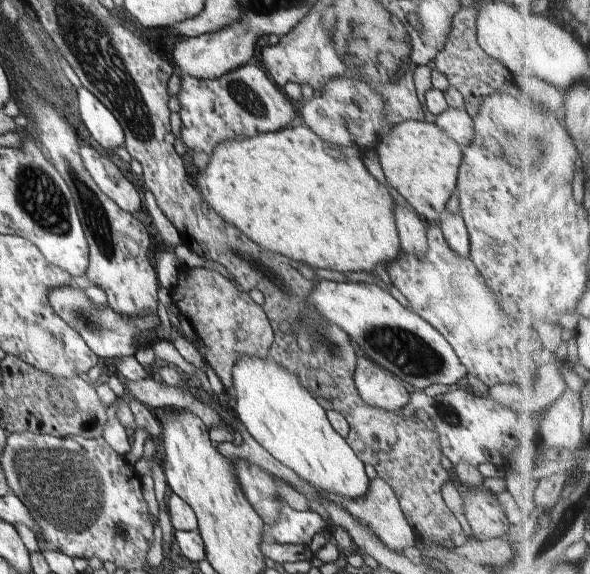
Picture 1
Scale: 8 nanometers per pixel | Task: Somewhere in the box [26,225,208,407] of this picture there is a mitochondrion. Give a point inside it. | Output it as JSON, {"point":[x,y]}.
{"point":[90,321]}

